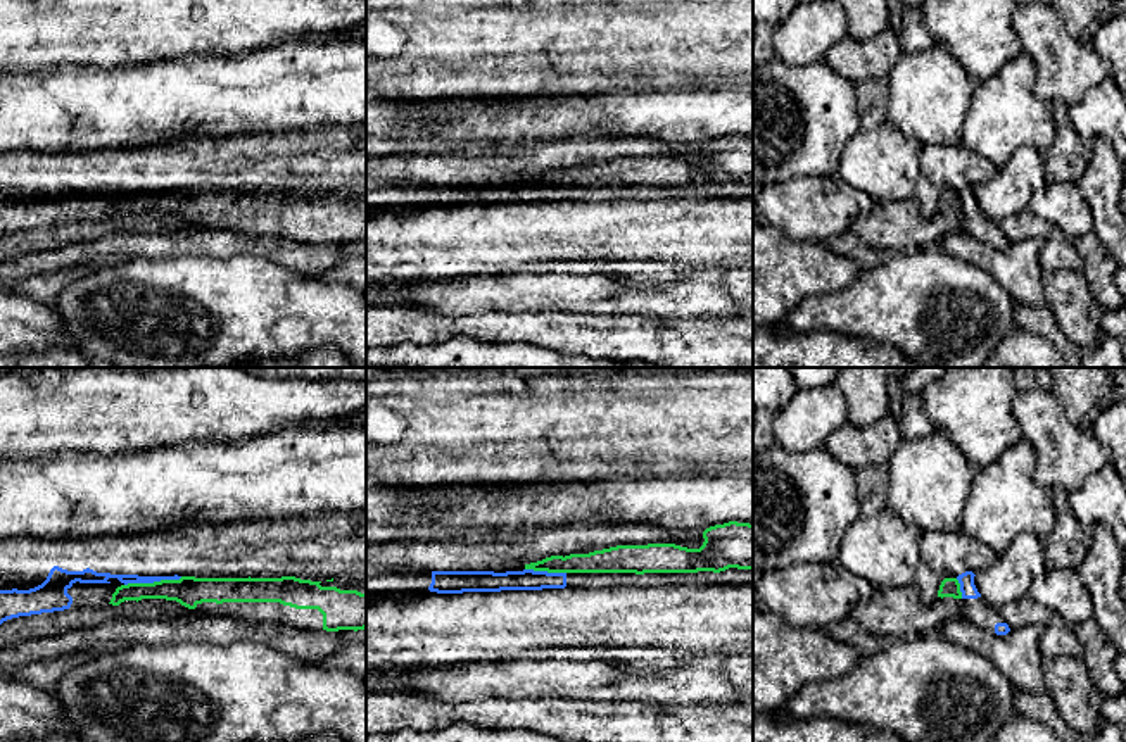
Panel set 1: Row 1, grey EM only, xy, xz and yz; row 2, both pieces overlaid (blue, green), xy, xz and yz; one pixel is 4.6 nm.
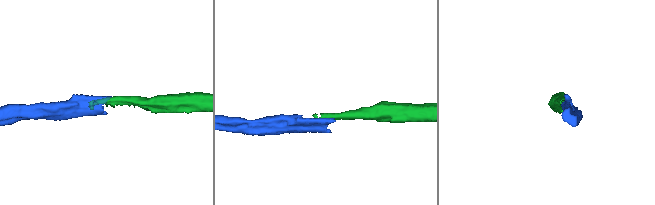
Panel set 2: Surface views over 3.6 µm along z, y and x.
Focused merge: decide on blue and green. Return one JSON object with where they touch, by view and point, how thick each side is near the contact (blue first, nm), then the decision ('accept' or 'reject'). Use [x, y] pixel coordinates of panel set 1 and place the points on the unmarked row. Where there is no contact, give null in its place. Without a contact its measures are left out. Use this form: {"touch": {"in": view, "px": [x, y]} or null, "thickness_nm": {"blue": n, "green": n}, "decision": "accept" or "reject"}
{"touch": {"in": "xy", "px": [152, 195]}, "thickness_nm": {"blue": 50, "green": 140}, "decision": "accept"}

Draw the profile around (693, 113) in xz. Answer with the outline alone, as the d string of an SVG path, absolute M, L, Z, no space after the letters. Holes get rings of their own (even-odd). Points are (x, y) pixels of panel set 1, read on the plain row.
M627 79L613 83L611 90L591 93L439 100L382 98L366 86L366 159L490 148L532 150L539 143L566 138L651 136L687 145L705 145L729 135L753 138L753 85L720 81L648 86Z

